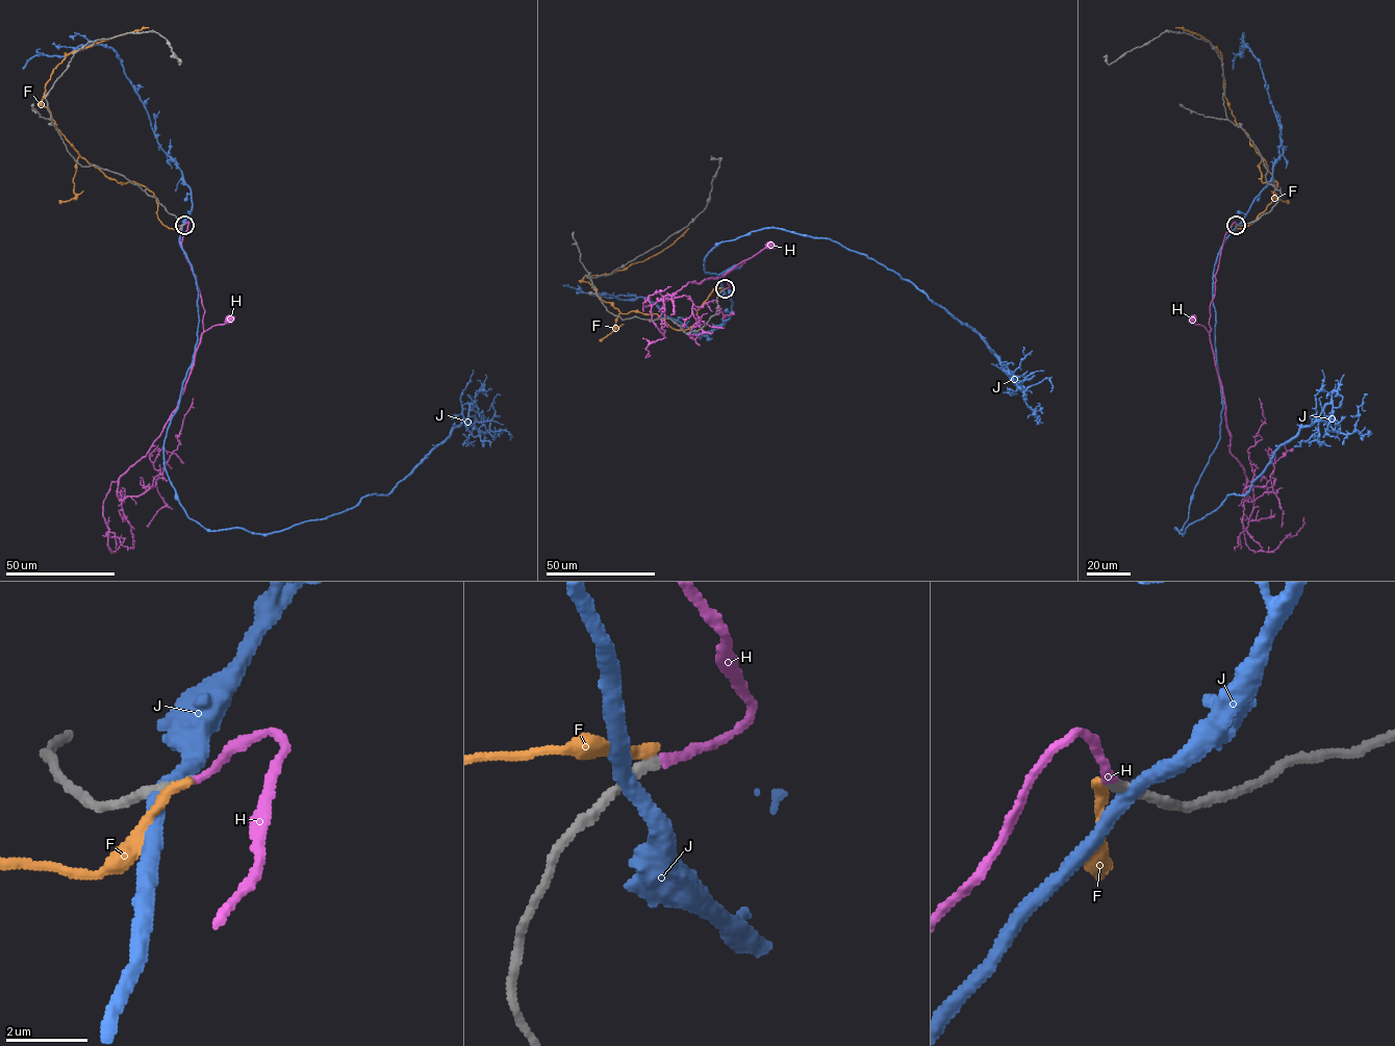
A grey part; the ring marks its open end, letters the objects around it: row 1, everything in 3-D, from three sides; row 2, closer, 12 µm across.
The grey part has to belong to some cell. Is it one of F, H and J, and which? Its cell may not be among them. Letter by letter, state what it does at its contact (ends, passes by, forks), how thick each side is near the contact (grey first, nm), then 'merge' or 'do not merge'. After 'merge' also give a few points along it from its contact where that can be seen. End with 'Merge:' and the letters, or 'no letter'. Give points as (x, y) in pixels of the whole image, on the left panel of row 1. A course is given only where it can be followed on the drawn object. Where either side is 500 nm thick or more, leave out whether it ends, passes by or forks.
F: it ends there; 240 nm thick on the grey side, 280 nm on the other; do not merge
H: it ends there; 240 nm thick on the grey side, 200 nm on the other; merge; it runs (183, 224), (188, 224), (181, 246), (196, 276), (204, 311), (203, 332), (230, 320)
J: it passes by; 320 nm thick on the grey side, 360 nm on the other; do not merge
Merge: H

